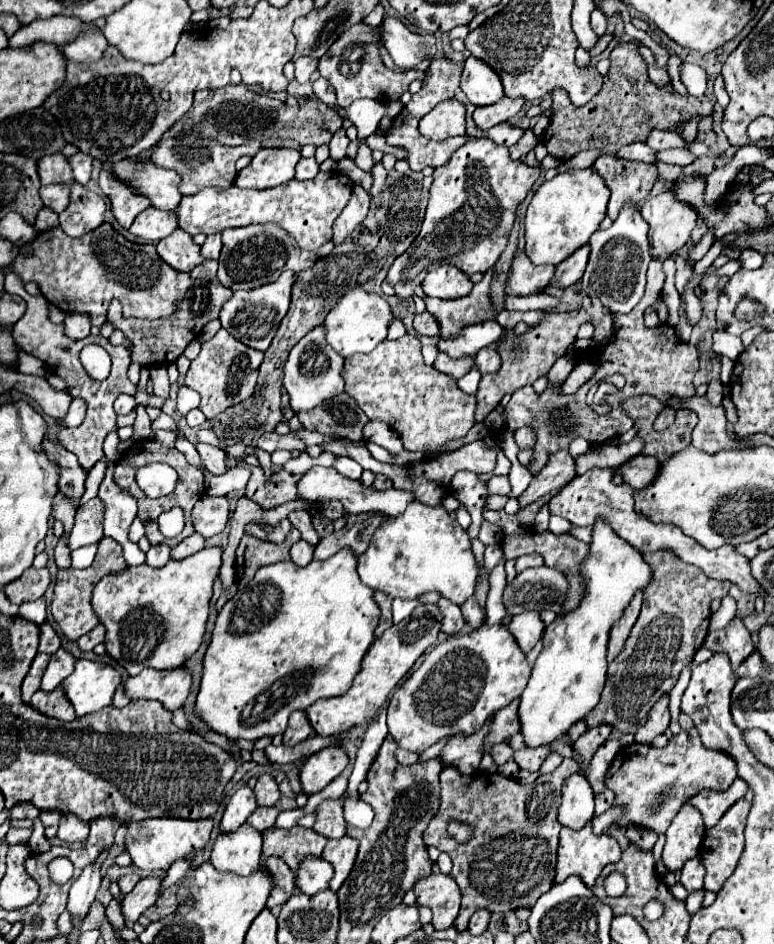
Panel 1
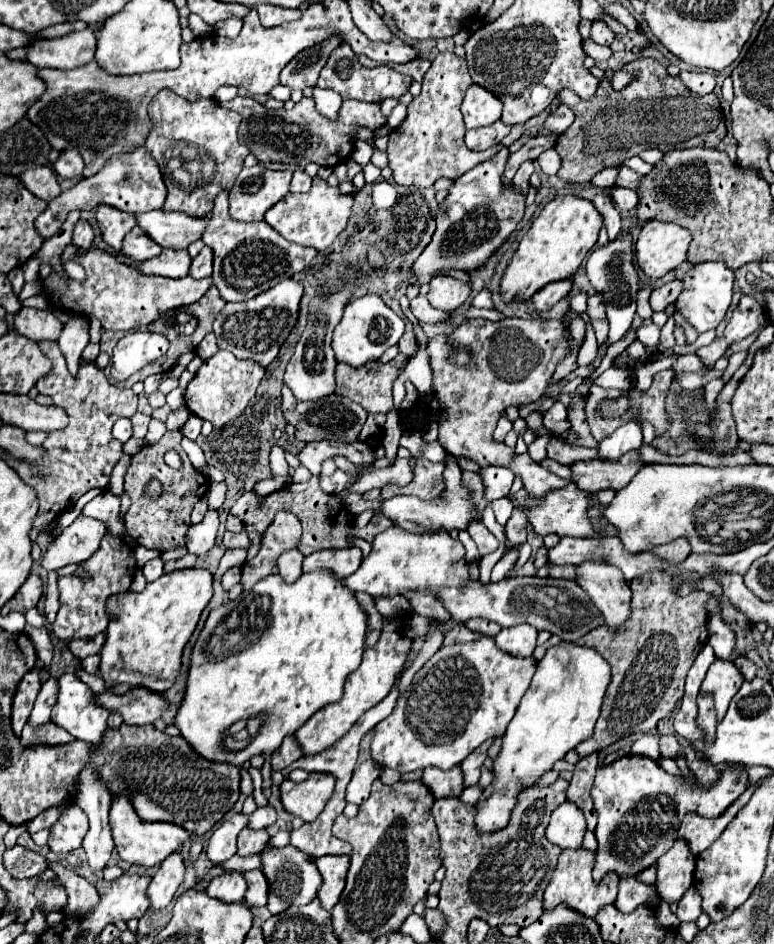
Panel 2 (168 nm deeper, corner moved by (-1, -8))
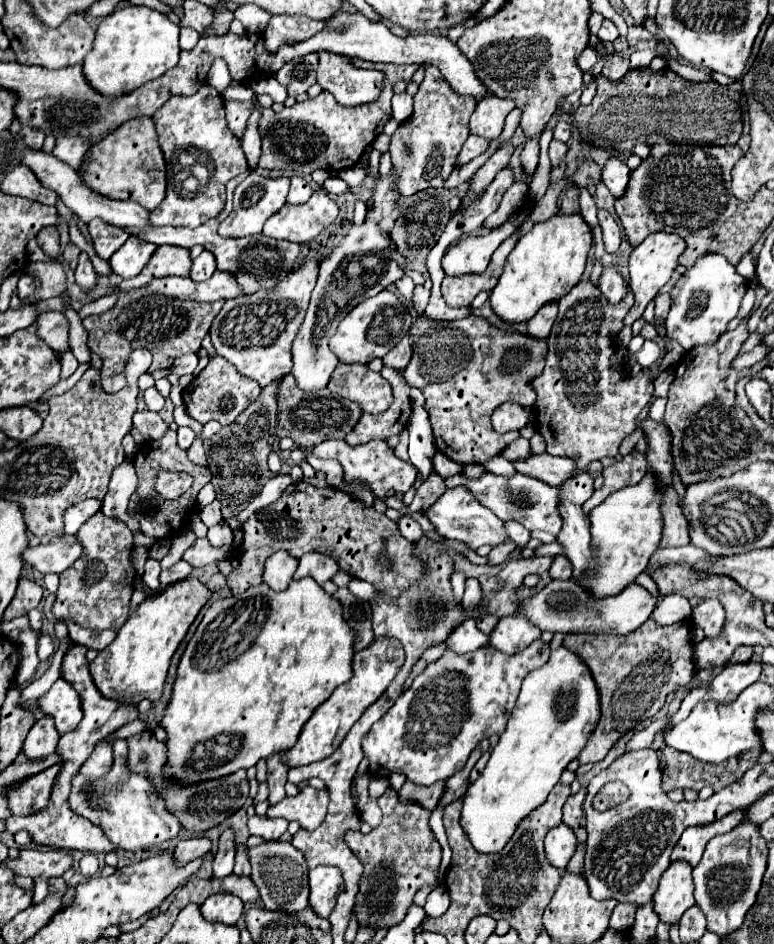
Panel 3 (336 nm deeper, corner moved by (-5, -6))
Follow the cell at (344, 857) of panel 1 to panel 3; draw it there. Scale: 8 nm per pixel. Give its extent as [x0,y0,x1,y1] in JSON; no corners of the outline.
[310,866,344,918]

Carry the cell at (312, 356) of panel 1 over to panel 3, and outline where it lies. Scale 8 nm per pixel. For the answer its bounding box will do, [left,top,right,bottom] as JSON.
[292,172,404,392]

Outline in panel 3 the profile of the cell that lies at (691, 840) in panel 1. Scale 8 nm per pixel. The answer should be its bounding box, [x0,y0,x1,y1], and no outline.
[654,860,694,924]

